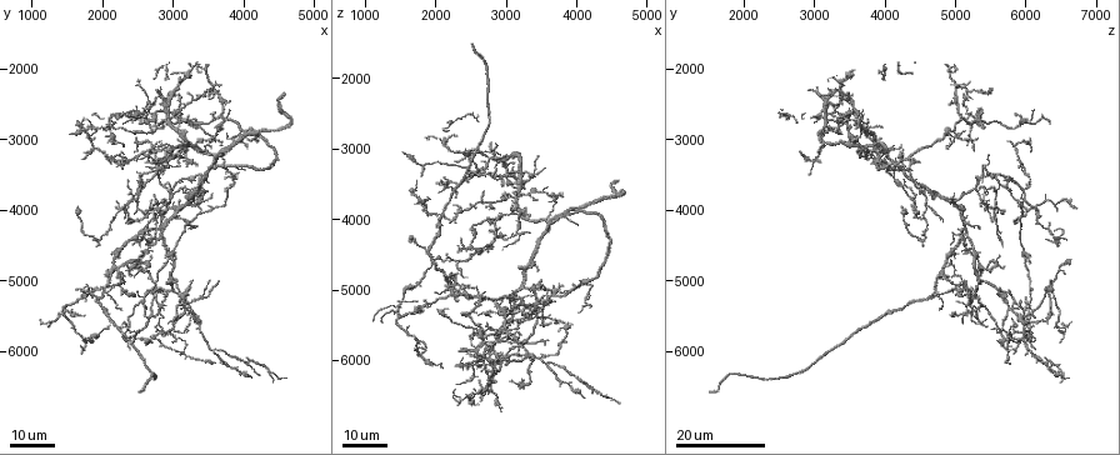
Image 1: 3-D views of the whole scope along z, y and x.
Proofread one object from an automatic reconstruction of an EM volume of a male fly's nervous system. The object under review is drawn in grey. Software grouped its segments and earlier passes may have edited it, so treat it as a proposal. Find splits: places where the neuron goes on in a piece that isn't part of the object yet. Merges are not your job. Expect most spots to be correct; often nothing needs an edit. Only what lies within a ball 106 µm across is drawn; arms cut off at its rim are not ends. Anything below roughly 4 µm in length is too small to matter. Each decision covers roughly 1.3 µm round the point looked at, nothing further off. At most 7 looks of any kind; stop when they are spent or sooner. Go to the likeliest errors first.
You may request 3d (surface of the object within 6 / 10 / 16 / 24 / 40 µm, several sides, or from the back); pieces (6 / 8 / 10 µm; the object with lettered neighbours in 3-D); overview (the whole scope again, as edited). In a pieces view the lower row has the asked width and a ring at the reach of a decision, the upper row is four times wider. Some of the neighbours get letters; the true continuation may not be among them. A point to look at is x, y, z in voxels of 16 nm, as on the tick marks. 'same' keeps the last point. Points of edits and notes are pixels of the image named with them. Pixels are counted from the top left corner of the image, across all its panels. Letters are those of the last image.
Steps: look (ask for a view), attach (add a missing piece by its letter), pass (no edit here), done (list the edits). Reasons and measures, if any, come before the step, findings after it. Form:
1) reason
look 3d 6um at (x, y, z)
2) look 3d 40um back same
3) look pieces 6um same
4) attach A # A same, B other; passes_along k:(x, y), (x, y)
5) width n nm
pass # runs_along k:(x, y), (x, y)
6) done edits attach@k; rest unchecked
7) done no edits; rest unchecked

free end
look 3d 24um at (2950, 2400, 3550)

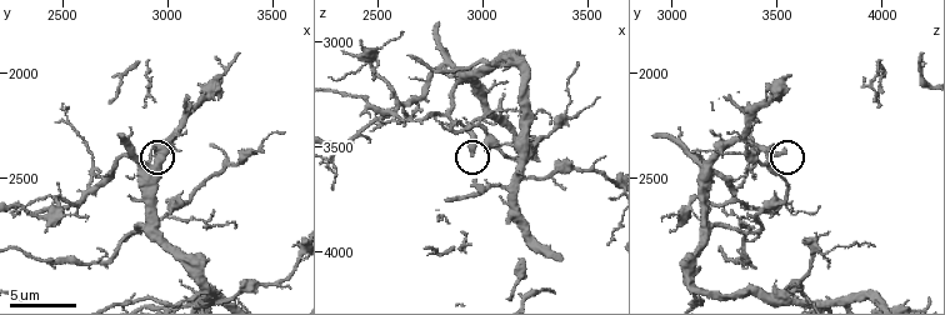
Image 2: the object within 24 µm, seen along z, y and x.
look pieces 8um at (2940, 2350, 3530)

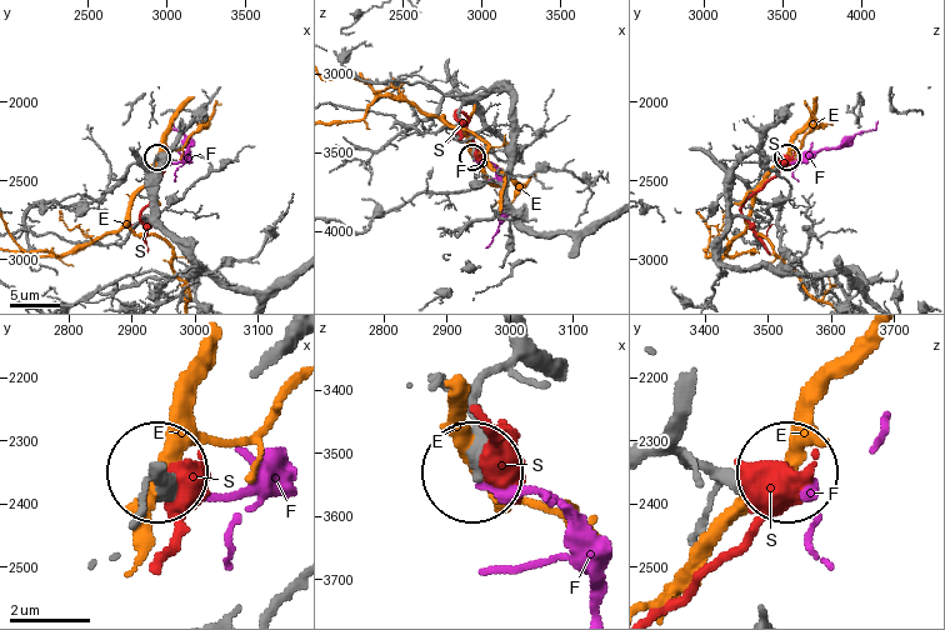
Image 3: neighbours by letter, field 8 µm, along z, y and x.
width 280 nm
pass # E other, F other, S other; runs_along 3:(508, 338), (478, 398), (478, 475); no lettered piece goes on from it

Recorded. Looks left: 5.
thin end
look 3d 16um at (2950, 5550, 5100)

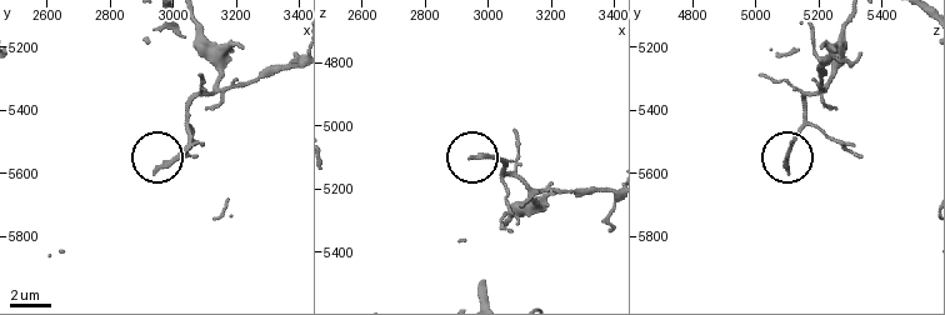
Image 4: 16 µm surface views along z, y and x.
look pieces 10um at (2940, 5600, 5100)

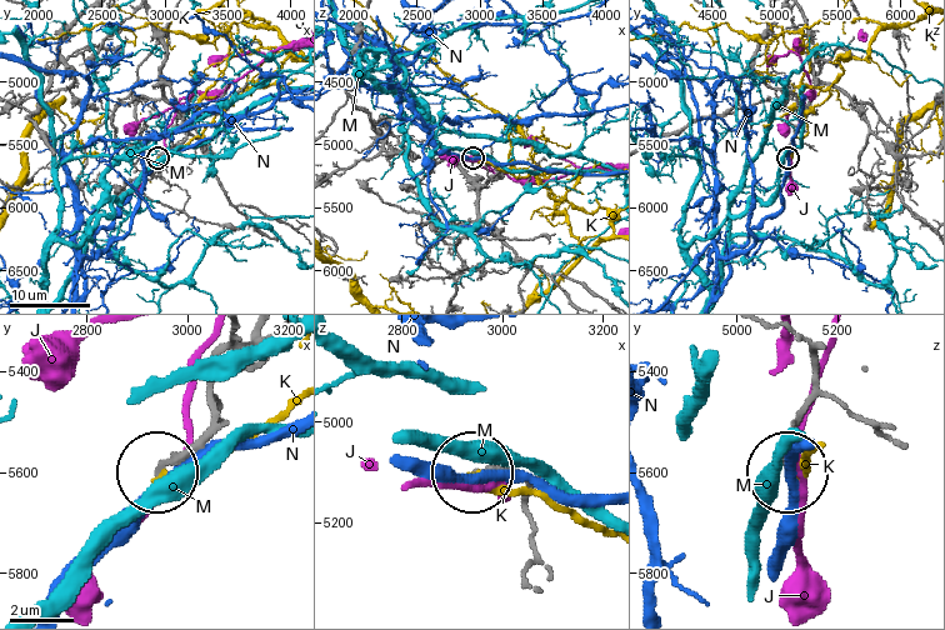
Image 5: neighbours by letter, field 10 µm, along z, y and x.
width 160 nm
pass # J other, K other, M other, N other; no lettered piece goes on from it

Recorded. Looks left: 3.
tapers out
look 3d 24um at (3550, 6200, 5700)

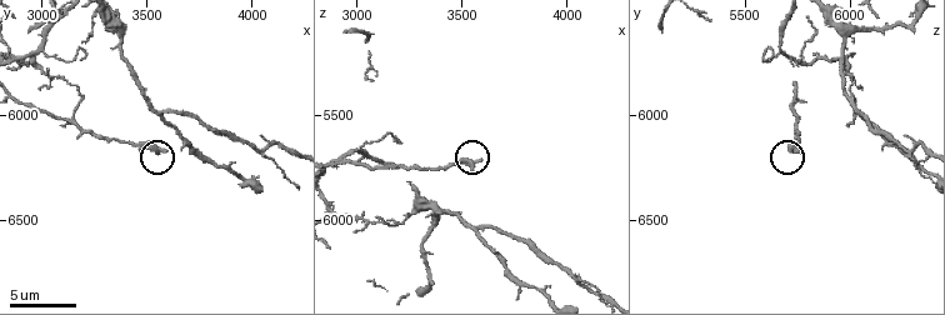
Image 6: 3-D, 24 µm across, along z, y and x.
what lies round it
look pieces 10um at (3590, 6170, 5710)

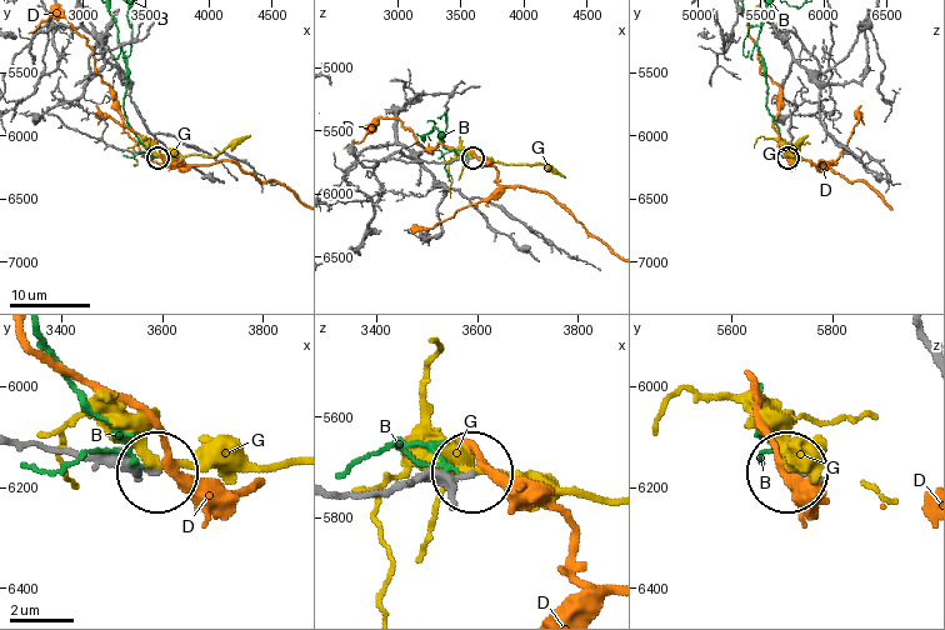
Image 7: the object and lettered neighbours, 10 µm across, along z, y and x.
pass # B other, D other, G other; runs_along 7:(341, 491), (469, 475); no lettered piece goes on from it

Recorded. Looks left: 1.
done no edits; rest unchecked

